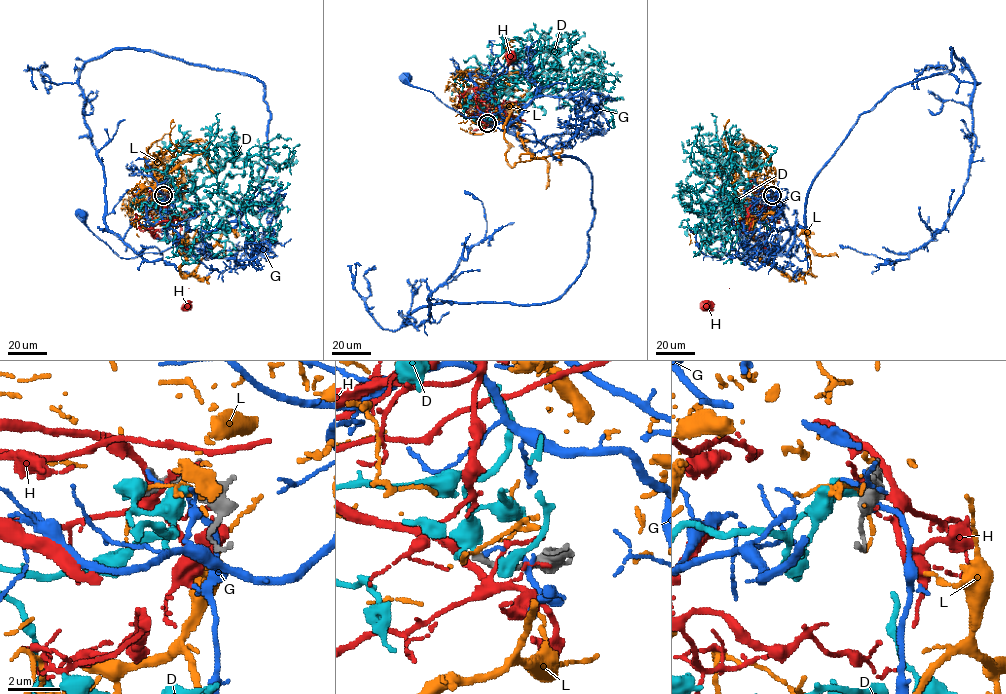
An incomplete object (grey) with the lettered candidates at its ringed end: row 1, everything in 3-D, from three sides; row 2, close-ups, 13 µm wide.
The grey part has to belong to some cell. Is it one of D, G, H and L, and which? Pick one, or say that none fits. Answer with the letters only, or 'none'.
none

